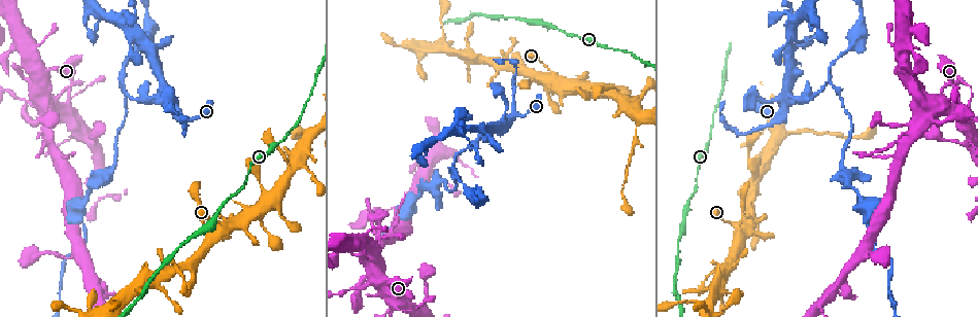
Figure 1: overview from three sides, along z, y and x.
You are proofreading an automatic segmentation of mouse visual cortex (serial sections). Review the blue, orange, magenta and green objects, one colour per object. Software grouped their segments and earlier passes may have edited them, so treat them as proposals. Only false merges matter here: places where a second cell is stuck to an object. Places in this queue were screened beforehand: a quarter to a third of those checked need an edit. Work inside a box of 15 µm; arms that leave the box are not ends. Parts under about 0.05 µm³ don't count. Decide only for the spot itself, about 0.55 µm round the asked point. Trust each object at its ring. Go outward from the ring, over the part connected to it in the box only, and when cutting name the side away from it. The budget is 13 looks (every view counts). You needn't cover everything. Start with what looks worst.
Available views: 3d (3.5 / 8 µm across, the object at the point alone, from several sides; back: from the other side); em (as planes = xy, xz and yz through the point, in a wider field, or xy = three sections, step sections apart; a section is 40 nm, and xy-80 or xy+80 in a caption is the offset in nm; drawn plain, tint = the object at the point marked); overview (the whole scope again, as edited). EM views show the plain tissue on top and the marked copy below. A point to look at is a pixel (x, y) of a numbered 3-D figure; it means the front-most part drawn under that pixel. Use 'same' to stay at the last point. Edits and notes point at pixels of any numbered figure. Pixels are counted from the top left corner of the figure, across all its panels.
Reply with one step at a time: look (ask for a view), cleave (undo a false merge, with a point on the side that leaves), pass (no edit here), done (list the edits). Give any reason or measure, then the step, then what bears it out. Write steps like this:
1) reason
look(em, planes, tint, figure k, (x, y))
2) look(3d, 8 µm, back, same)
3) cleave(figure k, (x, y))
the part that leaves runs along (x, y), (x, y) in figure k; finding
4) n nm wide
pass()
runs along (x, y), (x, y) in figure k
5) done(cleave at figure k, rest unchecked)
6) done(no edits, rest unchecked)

four or more arms meet
look(3d, 3.5 µm, figure 1, (68, 104))

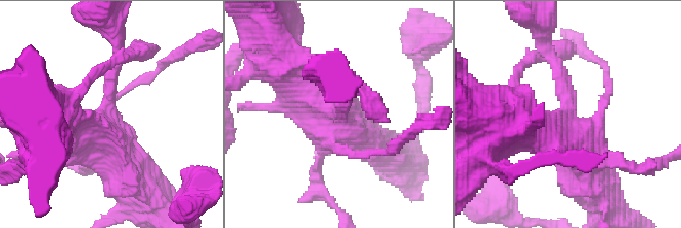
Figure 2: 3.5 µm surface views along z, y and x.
now the EM
look(em, xy, step 5, tint, figure 2, (101, 112))

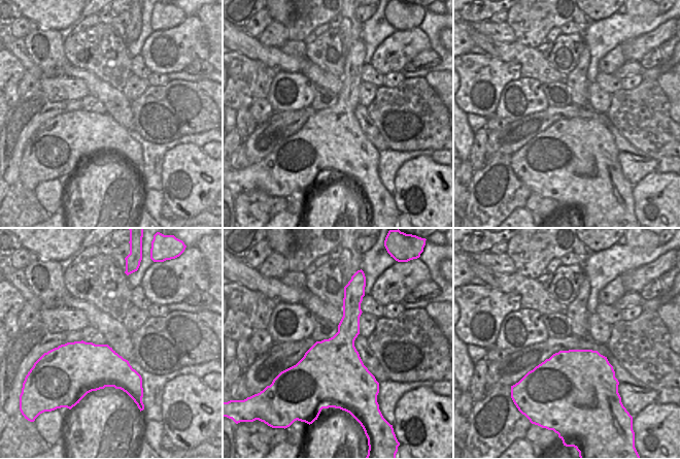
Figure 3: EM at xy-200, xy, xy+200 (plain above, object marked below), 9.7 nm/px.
pass()
runs along (120, 54), (106, 110), (53, 123) in figure 2; continuous, no second cell

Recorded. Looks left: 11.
look(3d, 3.5 µm, figure 1, (390, 233))

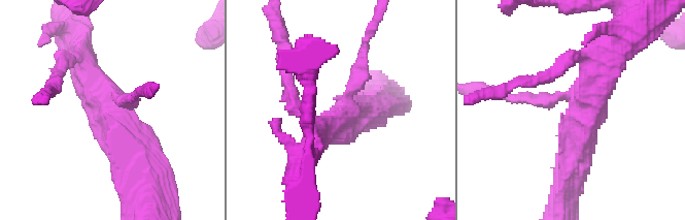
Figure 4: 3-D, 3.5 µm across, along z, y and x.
look(em, xy, step 1, tint, figure 4, (113, 94))

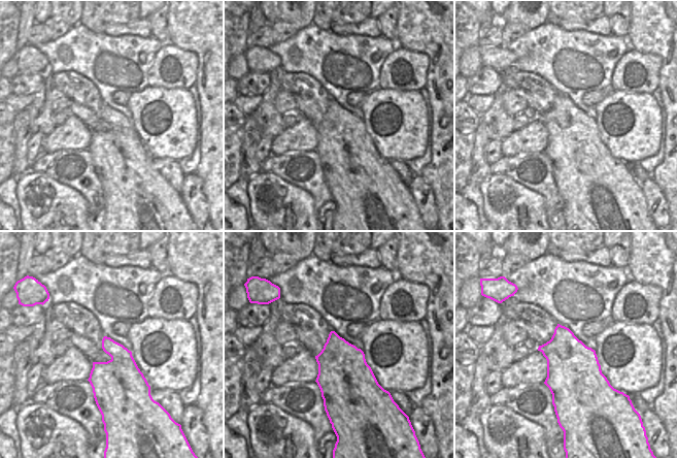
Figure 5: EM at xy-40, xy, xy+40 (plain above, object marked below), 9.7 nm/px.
pass()
runs along (313, 146), (345, 115), (364, 54) in figure 4; one cell here

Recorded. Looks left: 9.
narrows sharply
look(3d, 3.5 µm, figure 1, (512, 117))

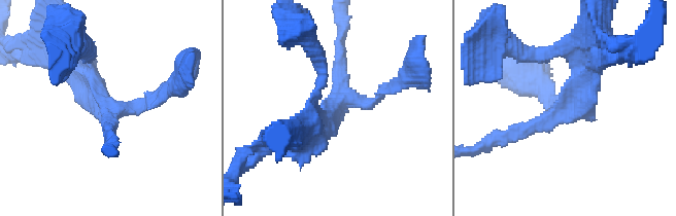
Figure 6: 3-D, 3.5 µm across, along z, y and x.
3 arms; arms of 150, 200, 300 nm; need the tissue
look(em, xy, step 5, tint, figure 6, (112, 112))

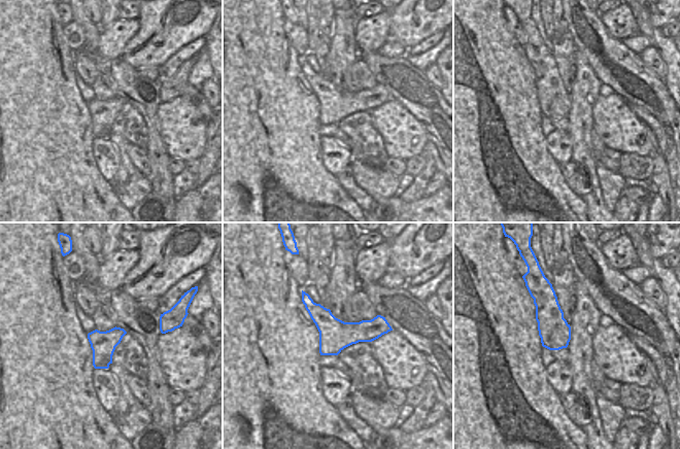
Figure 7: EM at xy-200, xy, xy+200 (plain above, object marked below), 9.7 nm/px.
pass()
runs along (305, 296), (335, 330), (387, 329) in figure 7; continuous, no second cell

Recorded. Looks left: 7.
look(3d, 3.5 µm, figure 1, (450, 169))

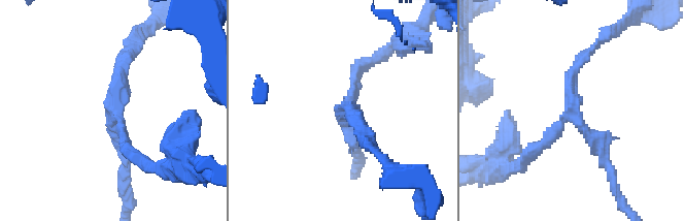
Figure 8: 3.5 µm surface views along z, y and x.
3 arms; arms of 200, 200, 200 nm
look(em, xy, step 3, tint, figure 8, (117, 115))

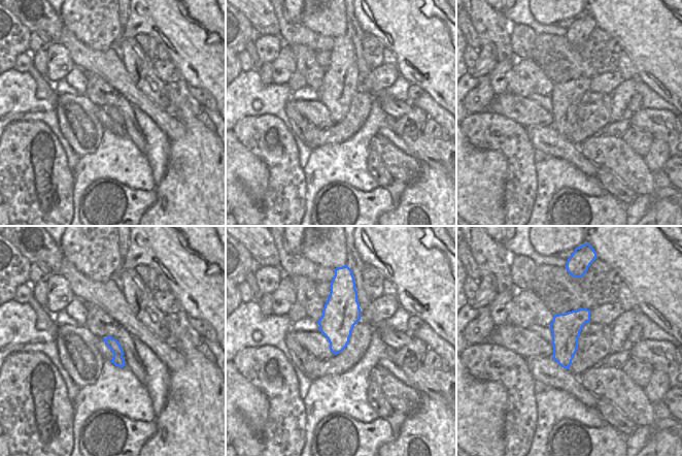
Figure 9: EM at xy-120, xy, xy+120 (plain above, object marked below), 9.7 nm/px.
340 nm wide
cleave(figure 8, (595, 136))
the part that leaves runs along (562, 120), (574, 114), (603, 149), (613, 184) in figure 8; a second cell is stuck on

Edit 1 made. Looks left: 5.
see it whole again
look(overview)

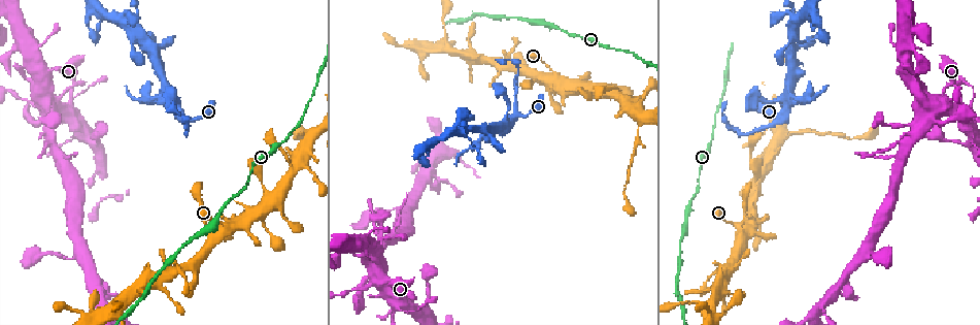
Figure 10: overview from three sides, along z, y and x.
look(3d, 3.5 µm, figure 10, (967, 142))

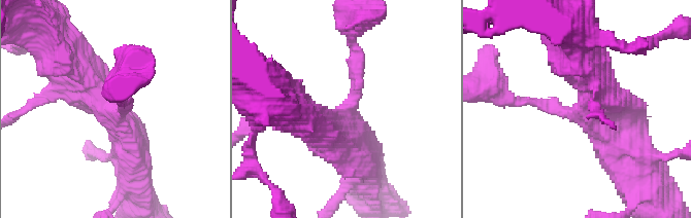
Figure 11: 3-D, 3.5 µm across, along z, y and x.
now the EM
look(em, xy, step 1, tint, figure 11, (336, 119))

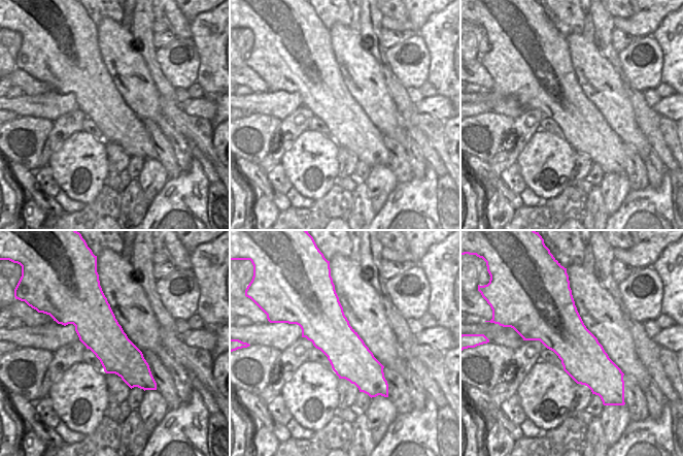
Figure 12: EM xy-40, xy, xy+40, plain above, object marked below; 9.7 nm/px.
pass()
runs along (59, 43), (122, 119), (131, 150) in figure 11; one cell here

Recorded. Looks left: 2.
done(cleave at figure 8, rest unchecked)

